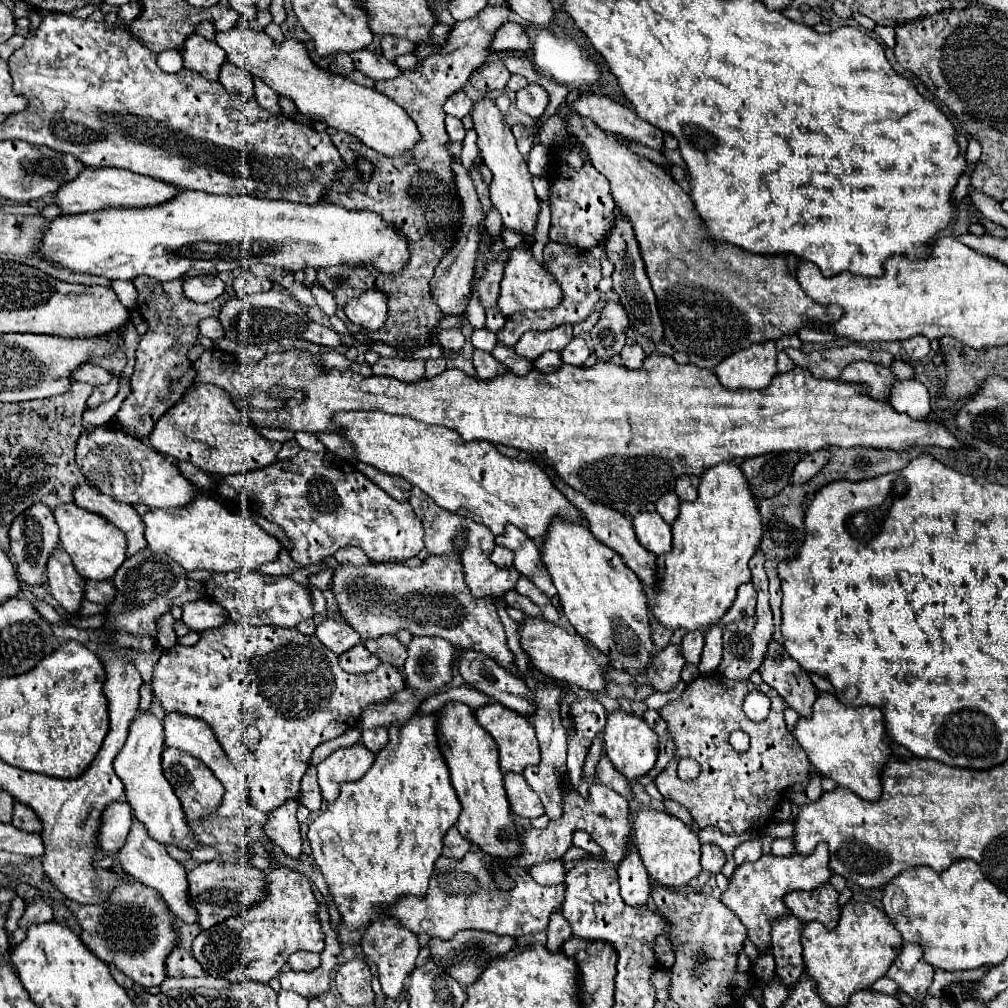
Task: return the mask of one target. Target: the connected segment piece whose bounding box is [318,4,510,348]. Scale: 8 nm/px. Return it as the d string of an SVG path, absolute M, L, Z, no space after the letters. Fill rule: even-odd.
M504 4L504 6L486 6L480 14L478 14L478 18L470 18L470 20L462 20L462 22L456 22L454 26L452 26L452 30L450 30L450 34L448 34L448 38L446 38L446 42L442 44L442 48L440 48L440 52L436 52L436 54L432 54L432 56L428 56L428 58L422 58L422 62L418 62L418 66L416 68L410 68L410 70L402 70L402 74L398 76L398 78L390 78L390 80L384 80L384 82L374 82L374 88L378 90L378 92L382 92L382 94L386 94L388 98L392 98L394 102L398 102L406 112L408 112L408 116L416 122L416 126L418 126L418 130L420 130L420 140L418 140L418 144L414 146L414 150L410 150L410 152L406 152L404 156L400 154L400 156L390 156L390 158L386 158L384 154L378 154L376 150L370 150L368 146L362 146L360 142L358 142L358 138L354 138L354 136L350 136L350 134L342 134L342 132L336 132L336 134L332 134L332 142L334 142L334 146L338 148L338 152L340 152L340 156L342 156L342 160L346 162L346 168L341 174L338 174L337 180L334 181L334 184L328 189L326 192L326 200L328 202L332 202L332 204L338 204L338 206L342 206L342 208L348 208L348 210L372 210L372 212L378 212L384 220L388 220L388 222L392 222L396 228L400 228L402 232L404 232L404 236L408 238L408 242L410 242L410 250L412 250L412 258L410 258L410 262L408 262L408 266L406 266L406 270L402 272L402 274L392 274L392 276L384 276L384 274L378 274L378 270L374 270L372 266L340 266L340 268L326 268L326 270L320 270L318 272L318 280L322 282L322 286L326 288L326 290L332 290L334 294L336 294L336 302L338 302L338 312L336 312L336 316L348 326L348 318L346 318L346 314L342 312L344 310L344 306L346 306L346 302L350 300L350 298L354 298L354 296L360 296L362 292L366 292L366 290L370 290L372 286L376 288L376 290L380 290L380 292L384 292L388 298L390 298L390 320L386 320L386 324L384 324L384 328L382 330L376 330L376 332L372 332L370 334L370 338L376 342L376 340L382 340L382 342L386 342L386 344L390 344L390 346L394 346L394 348L408 348L408 346L424 346L424 344L428 344L430 342L430 336L432 336L432 328L442 320L442 318L446 318L446 314L442 314L436 306L434 306L434 300L432 300L432 296L430 296L430 280L432 280L432 276L434 276L434 268L436 268L436 264L440 262L440 258L442 258L442 254L454 244L454 232L456 232L456 228L458 228L458 222L460 222L460 218L462 218L462 212L460 212L460 202L458 202L458 194L456 194L456 186L454 186L454 174L452 174L452 170L450 170L450 162L454 160L452 156L450 156L450 152L446 152L446 144L448 144L448 134L446 134L446 128L444 128L444 110L442 110L442 106L444 106L444 102L452 96L452 94L456 94L458 90L462 90L462 86L468 82L468 78L470 78L470 74L472 74L472 70L476 70L478 66L482 66L482 62L486 62L486 58L488 58L488 54L490 54L490 38L492 38L492 34L494 34L494 30L498 28L498 26L502 26L504 22L508 22L508 16L510 16L510 8ZM356 154L360 156L360 158L366 158L372 166L374 166L374 174L372 174L372 178L370 178L370 182L360 182L360 180L356 180L354 178L353 169L351 168L352 162L356 160Z

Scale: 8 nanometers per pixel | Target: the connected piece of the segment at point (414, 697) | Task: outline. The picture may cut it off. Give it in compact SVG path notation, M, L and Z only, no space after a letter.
M416 636L408 644L408 658L404 664L404 674L406 674L406 688L396 692L388 702L382 704L372 704L360 712L360 718L356 720L358 728L390 728L392 722L404 722L410 716L416 714L418 706L436 692L438 688L446 686L452 676L454 676L454 662L458 660L458 648L452 646L448 640L438 638L438 636Z

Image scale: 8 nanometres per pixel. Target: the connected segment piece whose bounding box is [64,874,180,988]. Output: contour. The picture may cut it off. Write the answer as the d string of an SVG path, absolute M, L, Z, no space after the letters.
M124 874L104 904L84 906L74 900L64 900L64 904L76 916L82 942L102 962L114 964L142 988L160 986L166 980L166 958L180 944L180 930L178 920L154 888Z

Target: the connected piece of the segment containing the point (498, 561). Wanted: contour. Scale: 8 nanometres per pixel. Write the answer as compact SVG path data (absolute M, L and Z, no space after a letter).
M496 546L494 552L492 552L492 562L496 566L502 566L502 568L510 568L514 564L514 554L510 554L512 550L504 548L504 546Z

